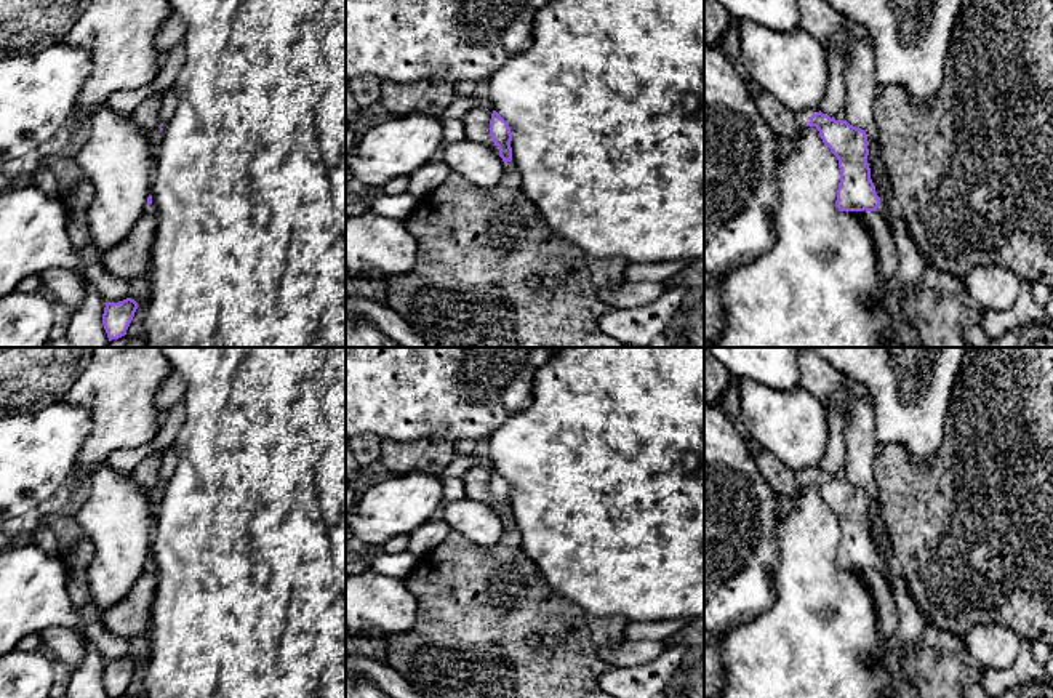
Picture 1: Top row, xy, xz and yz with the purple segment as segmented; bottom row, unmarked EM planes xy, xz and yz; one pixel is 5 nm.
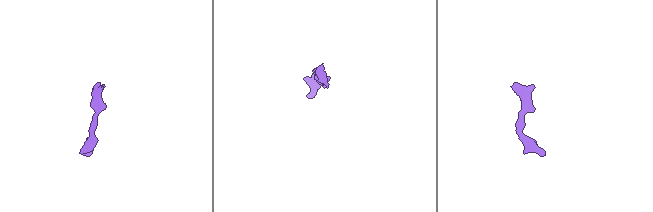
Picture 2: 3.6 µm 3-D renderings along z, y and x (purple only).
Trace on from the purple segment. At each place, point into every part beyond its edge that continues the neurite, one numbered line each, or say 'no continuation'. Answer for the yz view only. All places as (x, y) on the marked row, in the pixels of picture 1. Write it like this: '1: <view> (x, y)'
1: yz (802, 117)
2: yz (890, 210)

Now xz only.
1: xz (511, 178)

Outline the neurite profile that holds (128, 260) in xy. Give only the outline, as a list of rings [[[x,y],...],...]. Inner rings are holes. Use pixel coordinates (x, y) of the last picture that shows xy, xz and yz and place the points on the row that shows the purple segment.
[[[146,215],[123,242],[101,253],[101,266],[126,282],[146,277],[150,266],[155,231],[155,216]]]

